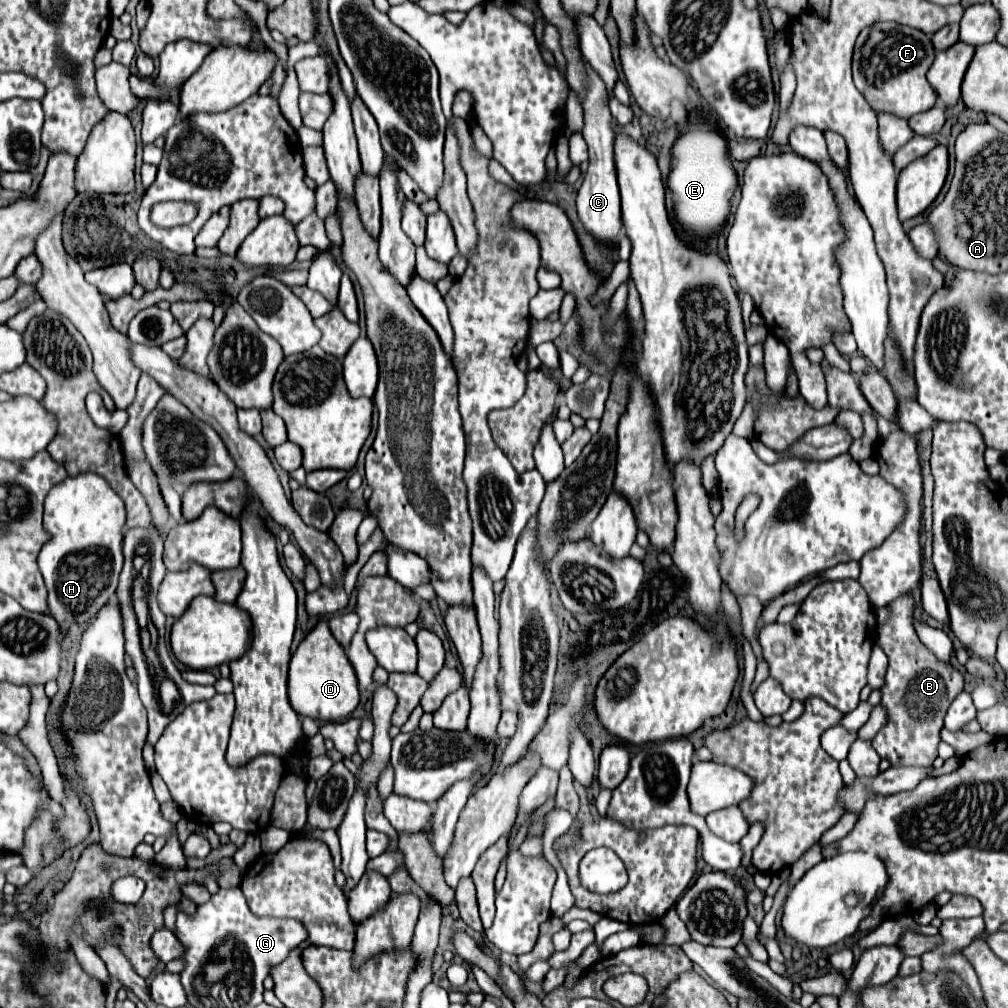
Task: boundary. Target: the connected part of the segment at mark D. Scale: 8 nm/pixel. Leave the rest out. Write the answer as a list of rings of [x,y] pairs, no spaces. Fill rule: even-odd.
[[[322,620],[302,640],[290,660],[288,676],[288,700],[300,716],[308,716],[318,722],[346,720],[358,706],[358,680],[352,664],[346,658],[344,648],[332,640],[328,624]]]

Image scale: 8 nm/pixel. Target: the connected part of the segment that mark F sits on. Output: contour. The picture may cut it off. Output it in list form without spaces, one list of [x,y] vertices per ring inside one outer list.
[[[880,22],[860,32],[854,46],[854,84],[868,100],[874,112],[894,114],[898,118],[910,118],[924,110],[930,110],[938,96],[926,80],[926,72],[934,62],[934,48],[930,38],[916,30],[896,22]]]

